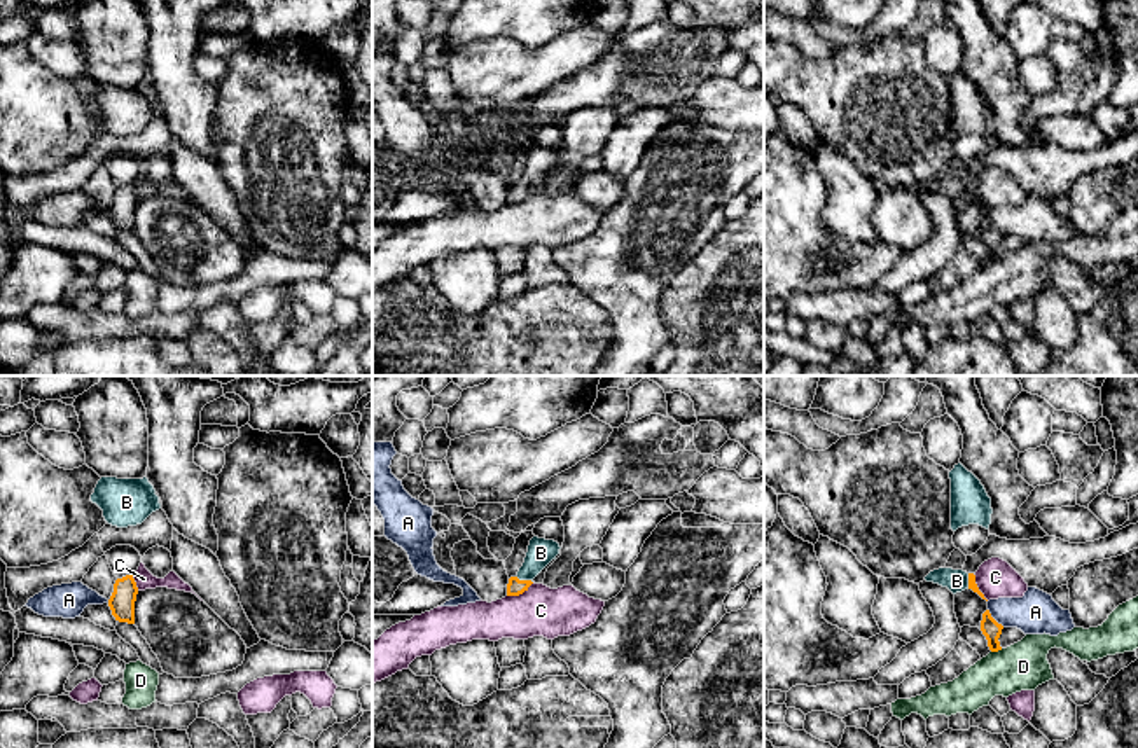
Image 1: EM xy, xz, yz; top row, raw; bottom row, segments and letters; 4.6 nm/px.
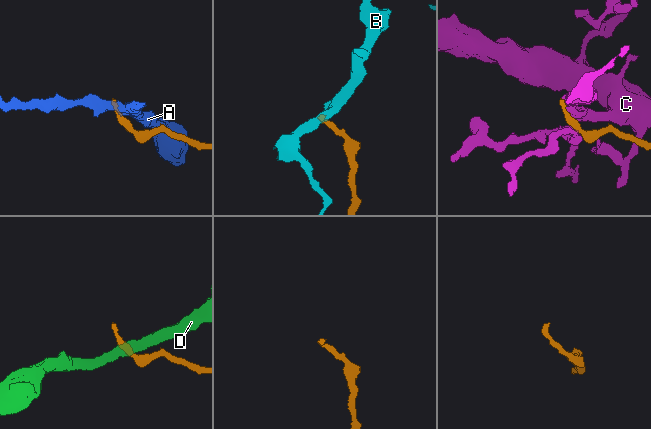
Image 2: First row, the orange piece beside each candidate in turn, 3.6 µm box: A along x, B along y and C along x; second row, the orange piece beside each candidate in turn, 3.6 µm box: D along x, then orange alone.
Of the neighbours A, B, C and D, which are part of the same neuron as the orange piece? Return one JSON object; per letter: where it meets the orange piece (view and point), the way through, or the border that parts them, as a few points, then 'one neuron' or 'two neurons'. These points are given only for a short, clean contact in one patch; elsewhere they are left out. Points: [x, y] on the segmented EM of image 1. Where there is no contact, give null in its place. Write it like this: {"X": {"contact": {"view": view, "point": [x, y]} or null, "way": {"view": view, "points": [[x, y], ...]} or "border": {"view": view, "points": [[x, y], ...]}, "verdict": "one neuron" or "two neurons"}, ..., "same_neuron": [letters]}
{"A": {"contact": {"view": "yz", "point": [993, 619]}, "border": {"view": "yz", "points": [[988, 609], [1004, 626]]}, "verdict": "two neurons"}, "B": {"contact": {"view": "xz", "point": [525, 581]}, "way": {"view": "xz", "points": [[514, 588], [525, 581], [527, 572], [541, 553]]}, "verdict": "one neuron"}, "C": {"contact": {"view": "xz", "point": [520, 593]}, "border": {"view": "xz", "points": [[534, 582], [521, 593], [507, 596]]}, "verdict": "two neurons"}, "D": {"contact": {"view": "yz", "point": [997, 651]}, "border": {"view": "yz", "points": [[1002, 649], [992, 652]]}, "verdict": "two neurons"}, "same_neuron": ["B"]}

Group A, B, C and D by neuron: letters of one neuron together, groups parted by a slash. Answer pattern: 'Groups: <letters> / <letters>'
Groups: A / B / C / D

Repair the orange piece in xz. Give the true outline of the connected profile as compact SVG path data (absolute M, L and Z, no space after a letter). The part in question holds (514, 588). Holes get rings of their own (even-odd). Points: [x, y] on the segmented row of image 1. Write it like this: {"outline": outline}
{"outline": "M533 537L523 566L516 577L509 578L507 596L519 596L533 584L533 578L559 554L559 544Z"}

